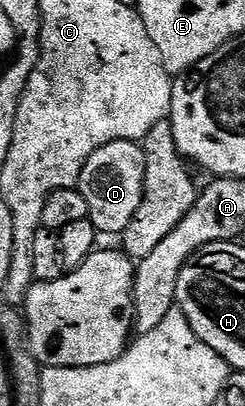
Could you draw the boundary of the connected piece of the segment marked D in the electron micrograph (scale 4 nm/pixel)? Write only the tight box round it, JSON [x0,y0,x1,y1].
[77,140,145,236]

